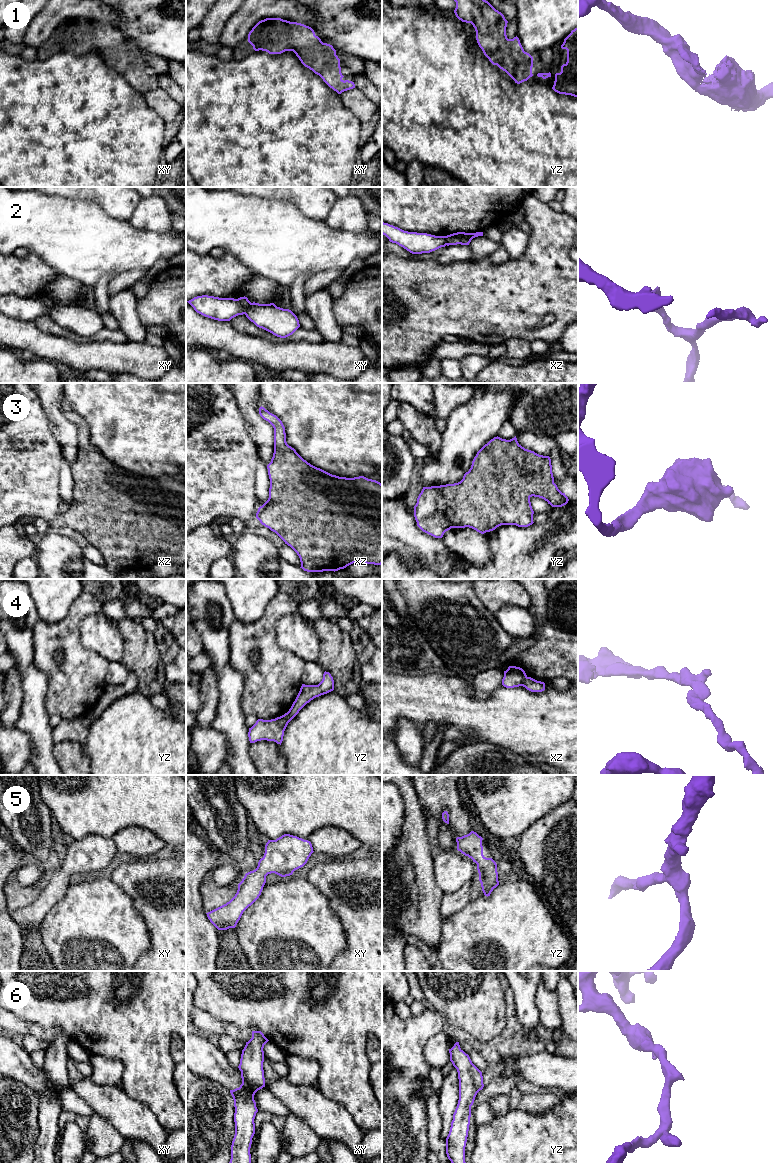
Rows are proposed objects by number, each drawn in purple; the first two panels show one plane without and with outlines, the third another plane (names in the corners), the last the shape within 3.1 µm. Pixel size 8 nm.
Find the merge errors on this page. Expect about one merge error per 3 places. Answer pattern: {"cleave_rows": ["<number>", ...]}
{"cleave_rows": ["2", "4"]}

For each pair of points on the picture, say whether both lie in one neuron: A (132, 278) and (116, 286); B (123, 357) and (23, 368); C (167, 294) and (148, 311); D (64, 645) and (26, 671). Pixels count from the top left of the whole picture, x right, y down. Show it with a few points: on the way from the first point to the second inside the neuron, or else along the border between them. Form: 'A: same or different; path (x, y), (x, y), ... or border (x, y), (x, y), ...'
A: same; path (128, 279), (120, 282)
B: different; border (36, 356), (42, 359), (53, 360), (57, 364)
C: same; path (162, 299), (153, 308)
D: different; border (32, 642), (33, 663), (45, 675), (47, 685)

